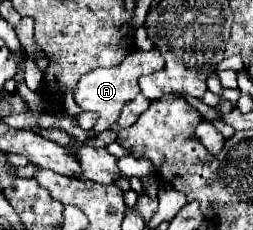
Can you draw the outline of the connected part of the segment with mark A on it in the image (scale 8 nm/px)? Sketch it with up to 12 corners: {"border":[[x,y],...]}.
{"border":[[157,49],[79,79],[75,101],[95,111],[97,133],[117,123],[139,93],[139,77],[161,71]]}

